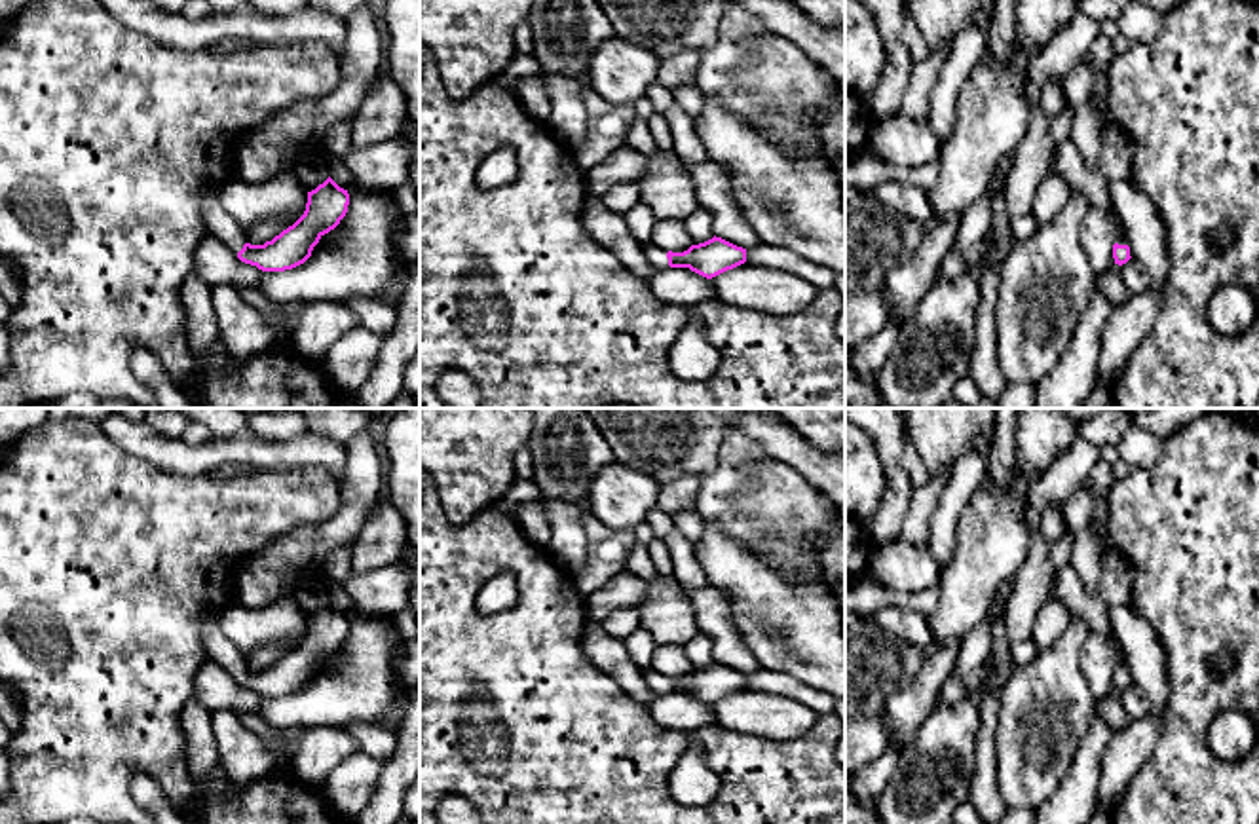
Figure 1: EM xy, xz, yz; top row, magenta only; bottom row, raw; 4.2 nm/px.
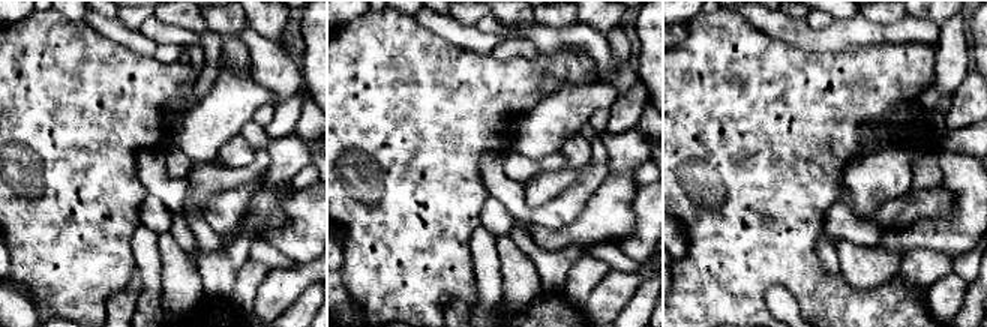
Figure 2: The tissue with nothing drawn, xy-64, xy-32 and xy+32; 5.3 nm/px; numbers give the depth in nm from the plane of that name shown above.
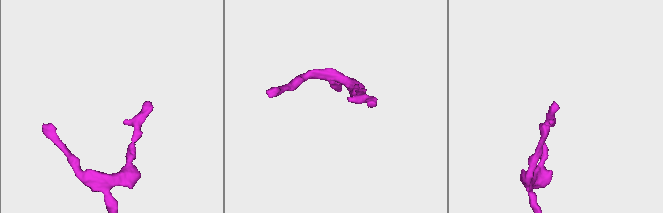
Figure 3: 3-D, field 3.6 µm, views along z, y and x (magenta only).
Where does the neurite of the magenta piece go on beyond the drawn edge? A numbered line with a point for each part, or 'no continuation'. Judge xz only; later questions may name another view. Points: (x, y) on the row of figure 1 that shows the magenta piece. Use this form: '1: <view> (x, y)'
1: xz (657, 257)

